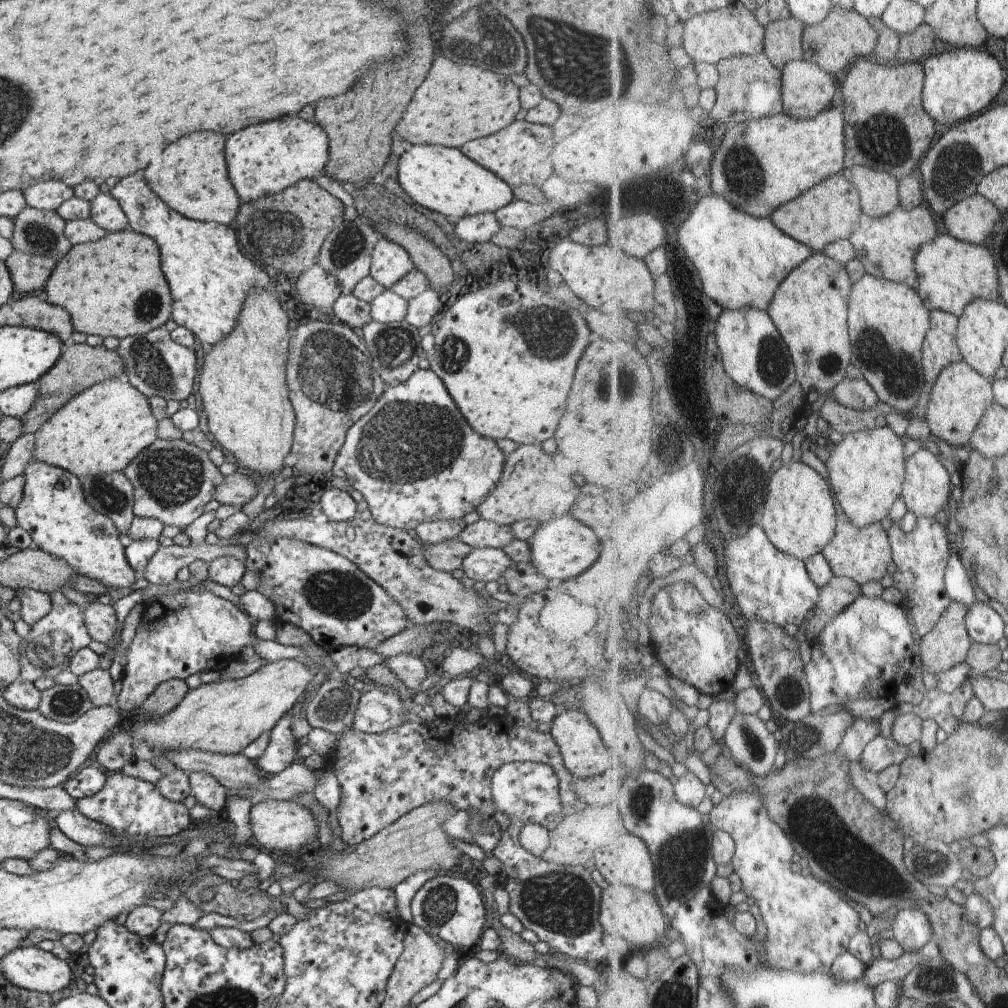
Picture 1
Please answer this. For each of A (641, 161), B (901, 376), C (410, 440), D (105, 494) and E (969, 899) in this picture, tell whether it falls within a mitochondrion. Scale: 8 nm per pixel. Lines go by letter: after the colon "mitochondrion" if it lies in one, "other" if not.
A: other
B: mitochondrion
C: mitochondrion
D: mitochondrion
E: other

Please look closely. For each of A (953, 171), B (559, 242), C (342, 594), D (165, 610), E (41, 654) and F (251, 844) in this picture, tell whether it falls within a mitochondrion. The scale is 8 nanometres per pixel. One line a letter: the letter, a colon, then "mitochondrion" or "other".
A: mitochondrion
B: other
C: mitochondrion
D: other
E: mitochondrion
F: other

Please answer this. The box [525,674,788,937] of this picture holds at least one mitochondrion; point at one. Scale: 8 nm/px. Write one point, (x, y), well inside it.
(684, 858)

